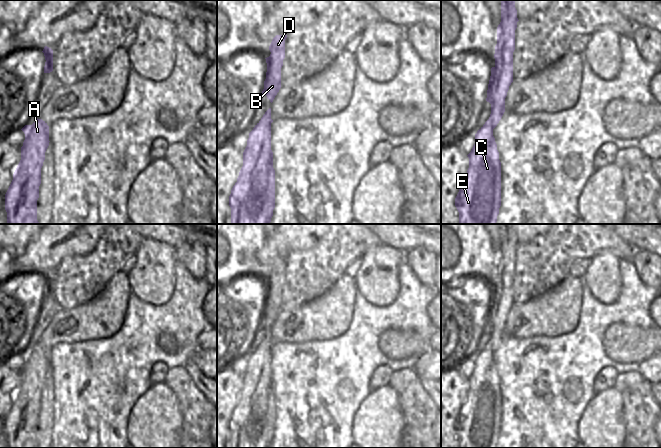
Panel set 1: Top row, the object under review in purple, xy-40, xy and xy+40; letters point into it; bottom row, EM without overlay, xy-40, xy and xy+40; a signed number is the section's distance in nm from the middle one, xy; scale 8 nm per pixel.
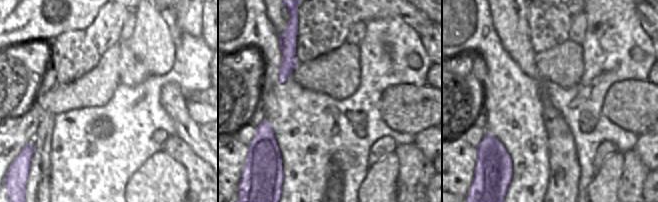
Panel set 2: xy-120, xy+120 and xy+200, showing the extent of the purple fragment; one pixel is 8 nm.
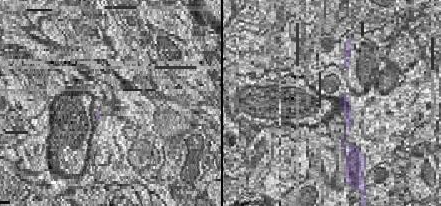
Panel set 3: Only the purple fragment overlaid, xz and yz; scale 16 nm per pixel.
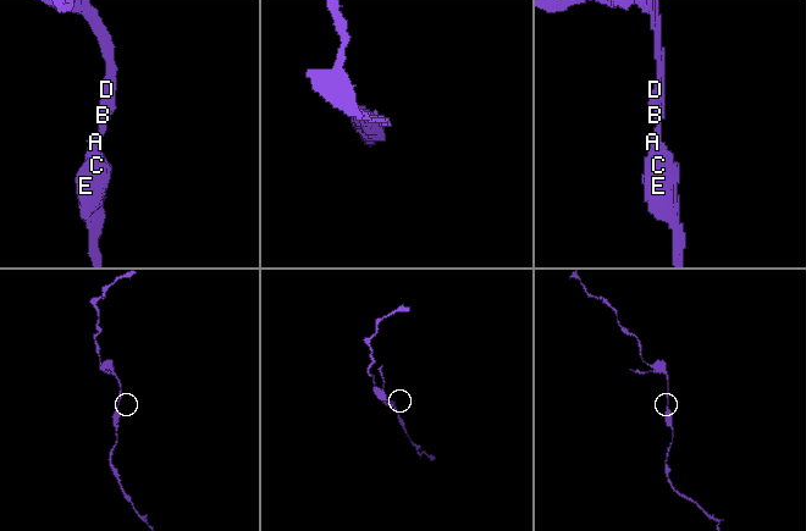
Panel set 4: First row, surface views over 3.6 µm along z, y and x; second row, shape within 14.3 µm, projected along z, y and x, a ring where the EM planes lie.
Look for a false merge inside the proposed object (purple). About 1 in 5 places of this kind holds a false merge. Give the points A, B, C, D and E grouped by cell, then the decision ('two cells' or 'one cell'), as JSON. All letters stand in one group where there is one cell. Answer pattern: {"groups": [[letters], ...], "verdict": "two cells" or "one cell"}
{"groups": [["A", "B", "C", "D", "E"]], "verdict": "one cell"}

